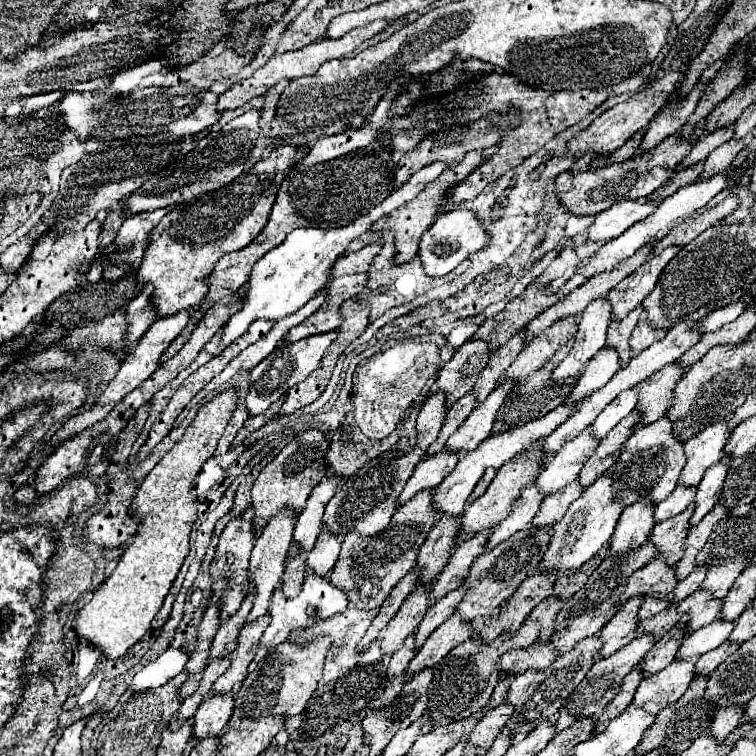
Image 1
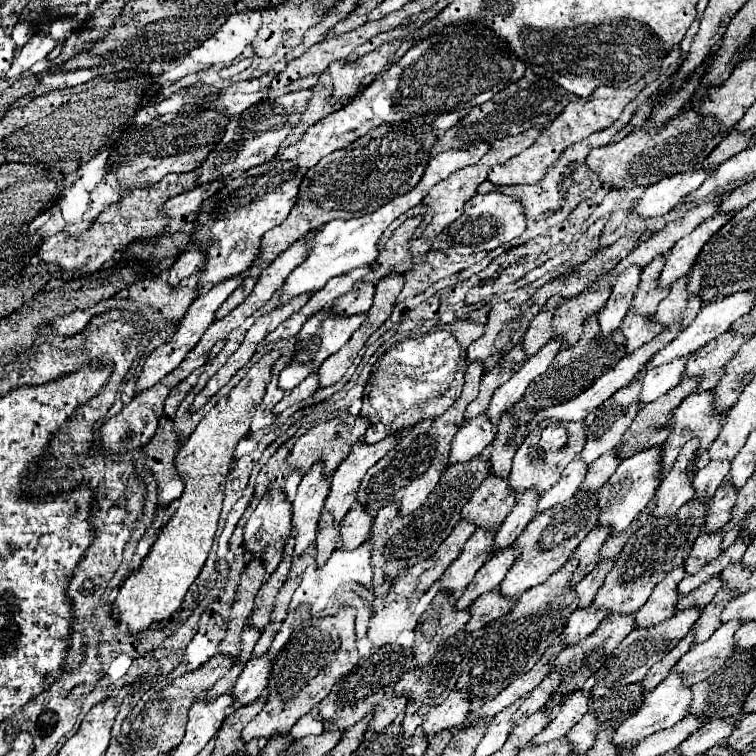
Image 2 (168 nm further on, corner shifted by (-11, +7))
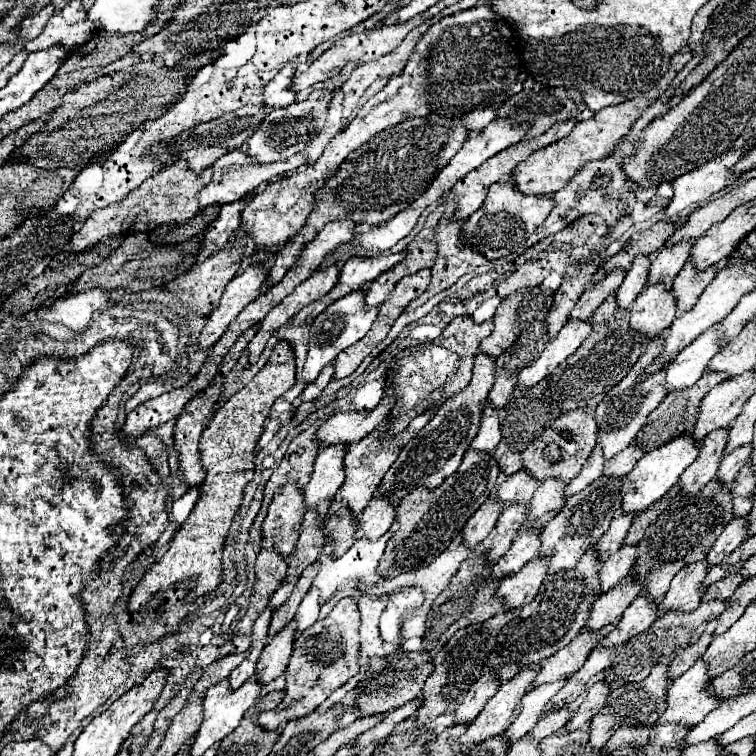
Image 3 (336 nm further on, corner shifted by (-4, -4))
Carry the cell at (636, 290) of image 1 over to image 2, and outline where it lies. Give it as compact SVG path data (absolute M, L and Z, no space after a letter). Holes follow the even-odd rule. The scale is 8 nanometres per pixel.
M735 212L715 214L711 220L705 220L699 228L695 228L691 234L681 238L675 244L675 248L671 250L671 254L667 256L667 264L661 272L659 284L661 286L671 286L677 278L685 276L691 270L691 264L695 264L695 256L699 256L703 244L707 244L707 240L715 232L719 232L719 228L723 228L723 224L727 224L727 220L731 216L735 216Z

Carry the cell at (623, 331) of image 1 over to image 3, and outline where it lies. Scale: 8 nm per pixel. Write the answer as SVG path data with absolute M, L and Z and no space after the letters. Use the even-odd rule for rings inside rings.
M676 243L672 247L664 247L662 251L658 251L652 259L646 287L654 283L666 283L668 287L672 287L674 277L688 261L688 253L690 253L690 243Z

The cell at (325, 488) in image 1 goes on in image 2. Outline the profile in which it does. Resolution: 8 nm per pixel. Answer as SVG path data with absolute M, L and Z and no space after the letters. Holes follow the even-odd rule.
M401 432L387 436L379 444L359 442L351 446L349 456L331 476L331 492L325 500L325 510L335 516L335 524L339 524L355 504L355 496L365 472L375 466L389 452L389 448L395 448L399 438L403 438Z

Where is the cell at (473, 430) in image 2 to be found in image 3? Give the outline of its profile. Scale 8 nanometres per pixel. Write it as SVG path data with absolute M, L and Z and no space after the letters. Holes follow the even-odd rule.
M486 407L480 419L480 431L478 435L472 439L470 449L472 451L484 451L490 453L496 449L498 441L500 441L500 423L498 423L498 409L494 407Z

